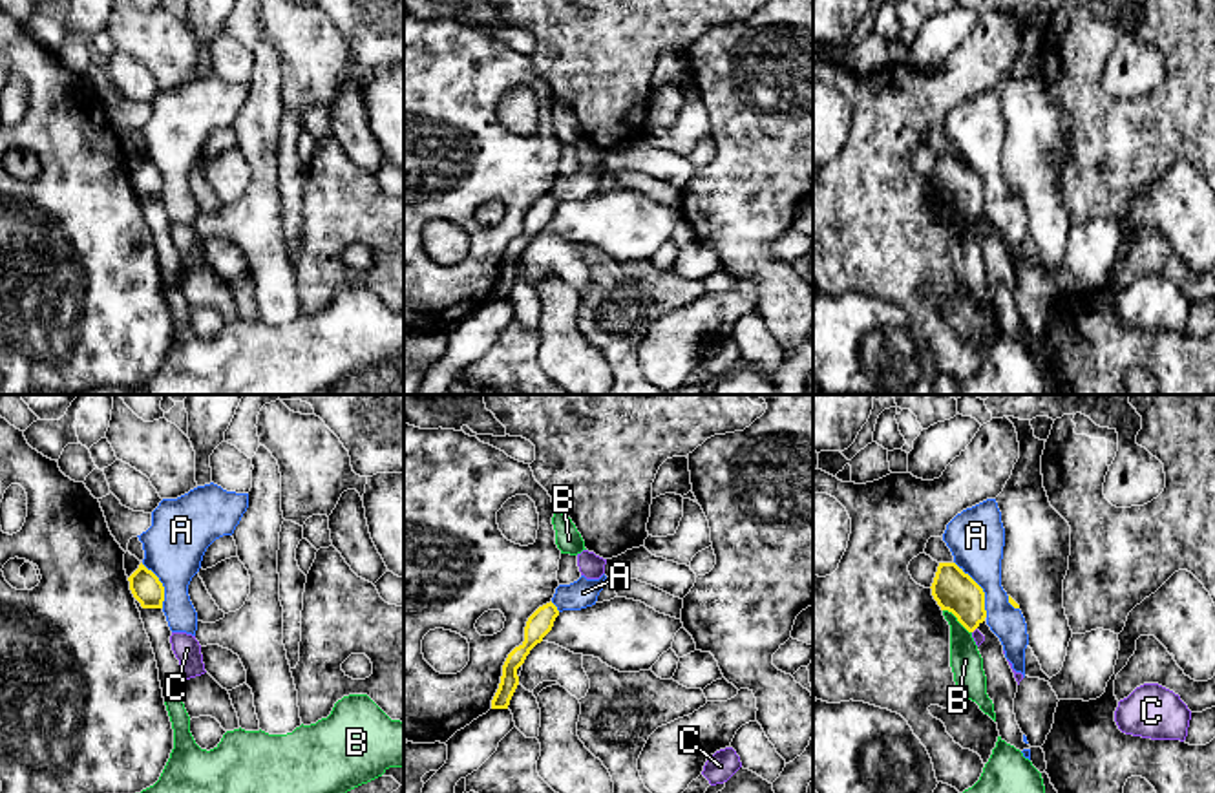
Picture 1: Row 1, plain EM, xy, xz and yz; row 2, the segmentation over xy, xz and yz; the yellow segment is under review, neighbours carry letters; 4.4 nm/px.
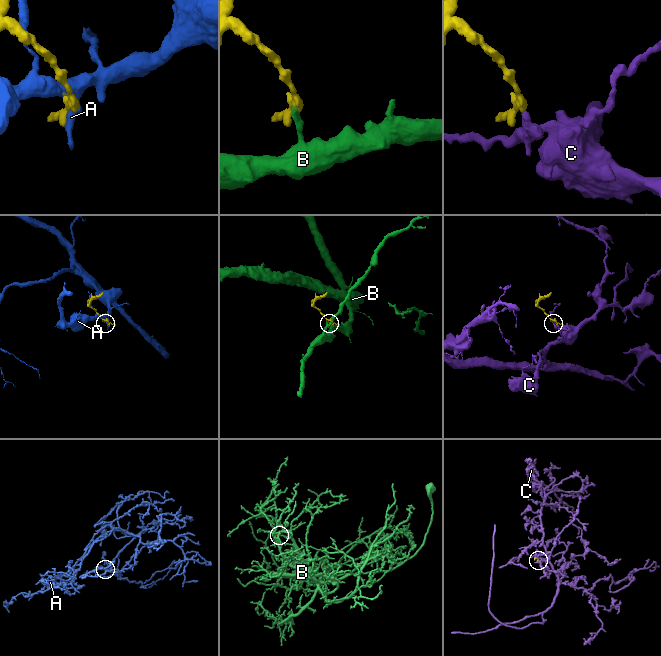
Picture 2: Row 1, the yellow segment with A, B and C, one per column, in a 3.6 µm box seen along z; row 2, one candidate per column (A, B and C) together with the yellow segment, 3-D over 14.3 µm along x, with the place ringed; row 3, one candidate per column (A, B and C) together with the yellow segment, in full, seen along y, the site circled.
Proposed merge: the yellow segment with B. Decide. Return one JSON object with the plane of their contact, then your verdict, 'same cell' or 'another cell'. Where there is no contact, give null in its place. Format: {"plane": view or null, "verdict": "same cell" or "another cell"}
{"plane": "yz", "verdict": "another cell"}

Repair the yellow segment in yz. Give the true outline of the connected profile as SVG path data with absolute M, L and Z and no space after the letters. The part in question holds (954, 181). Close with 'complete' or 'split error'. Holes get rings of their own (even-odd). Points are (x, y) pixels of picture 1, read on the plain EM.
M939 153L930 179L941 201L952 203L968 223L985 212L985 183L956 153Z; complete

